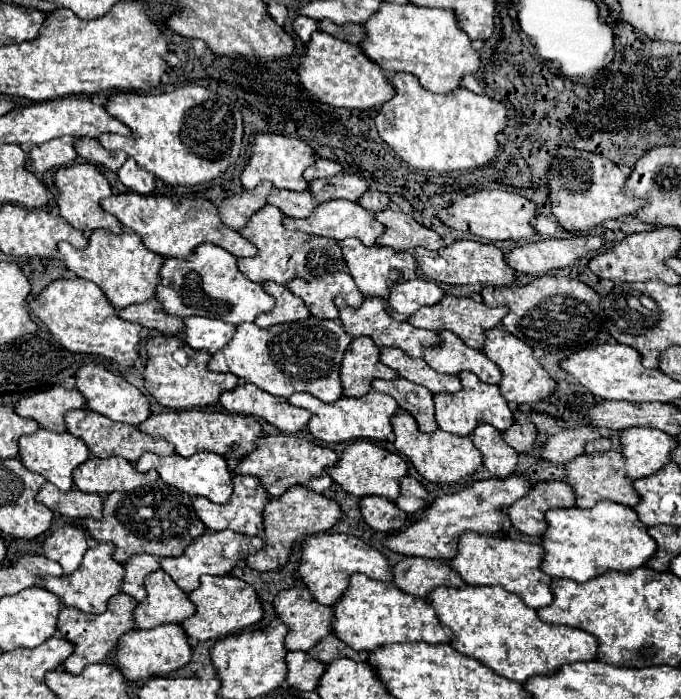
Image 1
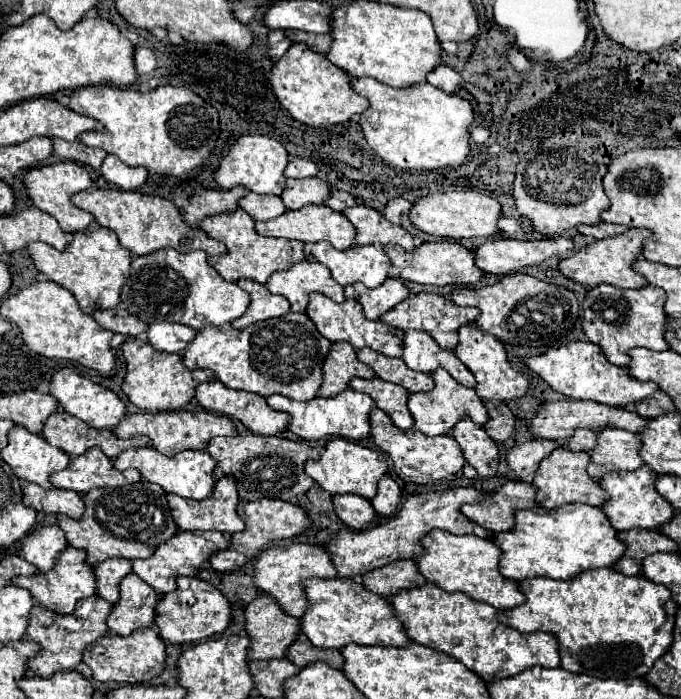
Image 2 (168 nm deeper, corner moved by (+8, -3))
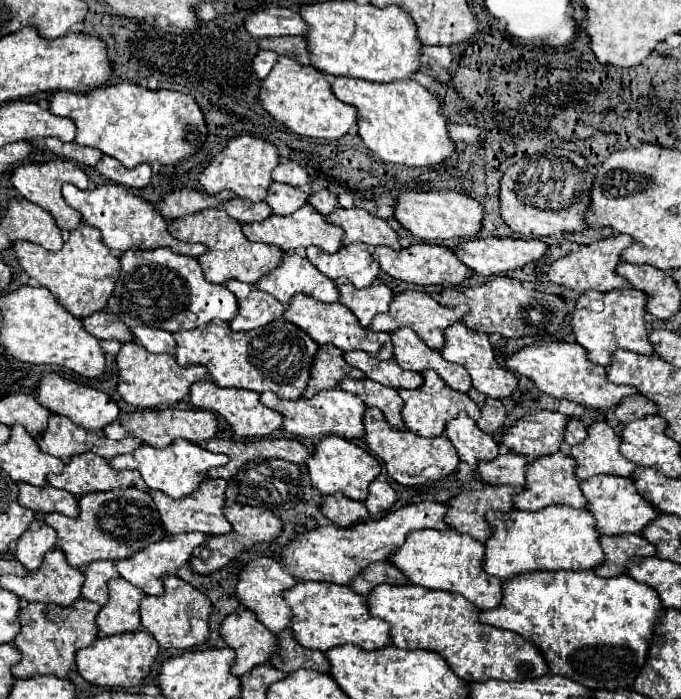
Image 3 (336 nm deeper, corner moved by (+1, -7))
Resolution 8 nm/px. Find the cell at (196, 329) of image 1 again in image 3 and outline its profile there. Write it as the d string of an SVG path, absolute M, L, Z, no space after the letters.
M134 327L130 329L134 335L134 343L140 343L150 353L168 353L174 355L174 335L154 327Z

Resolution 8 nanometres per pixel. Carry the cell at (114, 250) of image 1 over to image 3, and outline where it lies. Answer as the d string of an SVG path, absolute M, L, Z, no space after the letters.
M78 225L70 231L70 239L62 245L60 251L52 253L44 247L30 241L14 241L12 249L22 265L22 269L36 279L42 287L46 287L60 305L78 319L84 319L96 311L106 309L108 297L114 291L114 283L118 279L120 263L118 257L100 241L100 231L90 225Z

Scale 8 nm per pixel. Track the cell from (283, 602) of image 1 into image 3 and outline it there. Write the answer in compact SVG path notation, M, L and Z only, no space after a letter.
M242 605L220 623L218 631L226 645L236 653L232 665L232 673L236 677L248 673L256 665L268 663L270 655L276 651L276 637Z

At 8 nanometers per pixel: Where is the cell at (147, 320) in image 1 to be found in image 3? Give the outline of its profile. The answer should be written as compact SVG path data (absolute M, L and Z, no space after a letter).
M98 311L98 313L82 319L82 325L86 331L90 331L100 341L116 339L120 343L126 343L126 341L134 339L130 329L118 317L114 317L112 313L106 313L106 311Z

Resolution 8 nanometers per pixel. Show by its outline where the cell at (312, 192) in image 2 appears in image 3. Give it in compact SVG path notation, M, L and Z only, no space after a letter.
M274 183L270 185L270 193L266 195L264 203L270 205L272 215L290 215L306 203L306 193L298 187Z

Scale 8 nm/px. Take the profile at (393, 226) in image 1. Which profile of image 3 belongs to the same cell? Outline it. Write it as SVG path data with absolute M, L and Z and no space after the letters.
M356 207L354 209L336 209L334 213L330 213L326 217L326 221L344 229L344 237L342 237L344 245L362 241L372 247L386 245L396 251L402 249L394 229L390 229L384 219L374 217L364 209L356 209Z

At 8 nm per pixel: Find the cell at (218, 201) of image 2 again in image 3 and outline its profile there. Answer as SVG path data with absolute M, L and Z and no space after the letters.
M176 189L172 193L162 195L160 203L156 203L154 207L158 207L158 211L162 213L162 217L166 221L172 221L176 217L184 217L184 215L190 215L194 211L218 207L226 199L232 199L232 197L234 197L234 193L228 193L228 191L208 195L208 193L196 191L196 189Z

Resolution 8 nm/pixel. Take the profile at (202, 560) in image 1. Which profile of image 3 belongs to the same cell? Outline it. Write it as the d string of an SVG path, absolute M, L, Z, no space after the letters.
M182 533L182 535L166 535L162 541L156 541L154 545L148 545L146 549L134 553L134 557L128 557L126 561L116 561L116 571L122 579L130 581L138 589L142 589L146 595L162 595L162 575L174 575L184 563L188 563L192 551L204 543L204 533Z

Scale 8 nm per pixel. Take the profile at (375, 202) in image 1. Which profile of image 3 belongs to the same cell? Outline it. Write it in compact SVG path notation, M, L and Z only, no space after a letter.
M324 189L308 195L308 203L310 203L320 215L328 215L328 213L332 213L334 209L340 207L336 195L330 193L330 191L324 191Z

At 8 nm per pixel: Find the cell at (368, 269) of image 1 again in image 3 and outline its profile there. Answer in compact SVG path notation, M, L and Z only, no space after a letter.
M362 243L344 245L338 253L332 255L316 247L308 247L306 257L328 279L348 277L358 289L370 287L380 273L378 263L374 263L370 251Z

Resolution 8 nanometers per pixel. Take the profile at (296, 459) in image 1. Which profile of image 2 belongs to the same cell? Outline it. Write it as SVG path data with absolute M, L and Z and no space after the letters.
M235 435L235 437L211 439L207 451L217 461L213 469L215 479L221 479L223 475L233 475L237 479L239 497L245 501L269 497L269 499L283 499L295 503L301 495L305 495L315 485L315 481L303 471L303 465L309 459L319 459L319 455L313 447L305 443L297 443L283 437Z

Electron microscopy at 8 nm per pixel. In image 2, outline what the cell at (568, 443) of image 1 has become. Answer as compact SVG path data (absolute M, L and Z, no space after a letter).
M533 439L527 443L521 443L517 447L513 447L507 453L507 461L509 467L515 471L515 475L521 481L531 481L539 469L539 463L549 457L555 449L559 449L561 445L557 441L547 441L547 439Z

